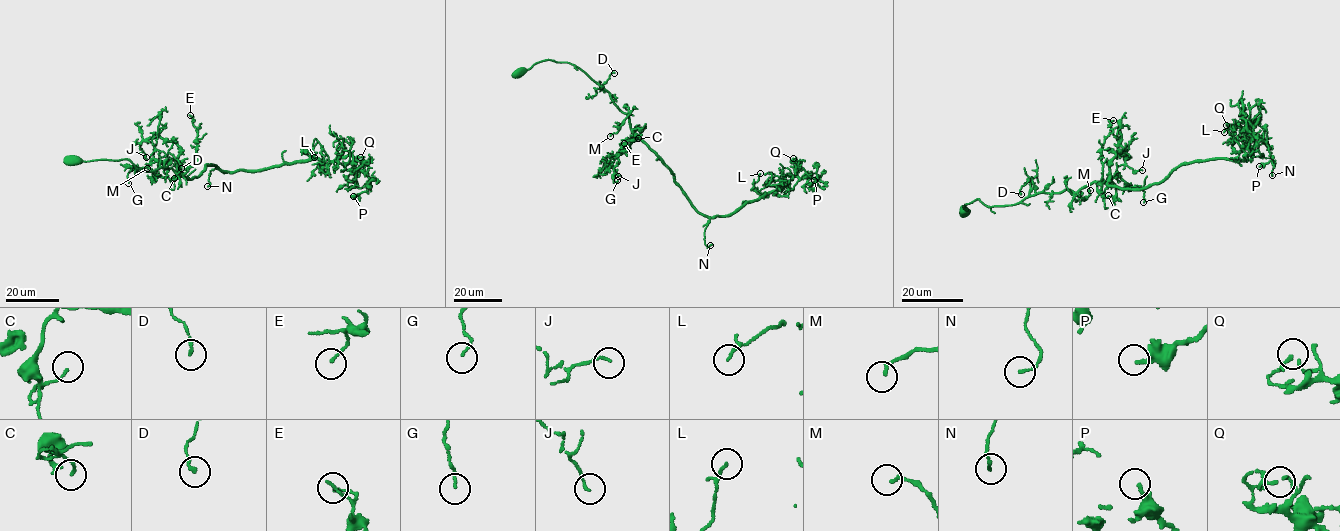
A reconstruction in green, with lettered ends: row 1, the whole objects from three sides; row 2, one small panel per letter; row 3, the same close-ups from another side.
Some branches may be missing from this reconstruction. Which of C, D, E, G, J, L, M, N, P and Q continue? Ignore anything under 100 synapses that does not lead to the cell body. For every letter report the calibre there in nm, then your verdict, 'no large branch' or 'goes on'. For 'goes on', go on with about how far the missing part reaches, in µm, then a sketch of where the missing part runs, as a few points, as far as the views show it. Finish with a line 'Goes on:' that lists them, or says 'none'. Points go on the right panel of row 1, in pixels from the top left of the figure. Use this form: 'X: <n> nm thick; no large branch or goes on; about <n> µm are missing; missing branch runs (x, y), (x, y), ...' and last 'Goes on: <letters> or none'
C: 120 nm thick; no large branch
D: 150 nm thick; no large branch
E: 120 nm thick; no large branch
G: 110 nm thick; no large branch
J: 110 nm thick; no large branch
L: 90 nm thick; no large branch
M: 150 nm thick; no large branch
N: 120 nm thick; no large branch
P: 220 nm thick; no large branch
Q: 160 nm thick; no large branch
Goes on: none

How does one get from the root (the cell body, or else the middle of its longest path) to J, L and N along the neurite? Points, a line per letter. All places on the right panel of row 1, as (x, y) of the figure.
J: (962, 210), (979, 198), (989, 206), (1015, 204), (1104, 182), (1110, 160), (1123, 148), (1126, 165), (1142, 170)
L: (962, 210), (979, 198), (1015, 204), (1093, 182), (1147, 188), (1181, 164), (1252, 154), (1250, 128), (1224, 132)
N: (962, 210), (979, 198), (1015, 204), (1093, 182), (1147, 188), (1181, 164), (1217, 158), (1269, 158), (1272, 175)

